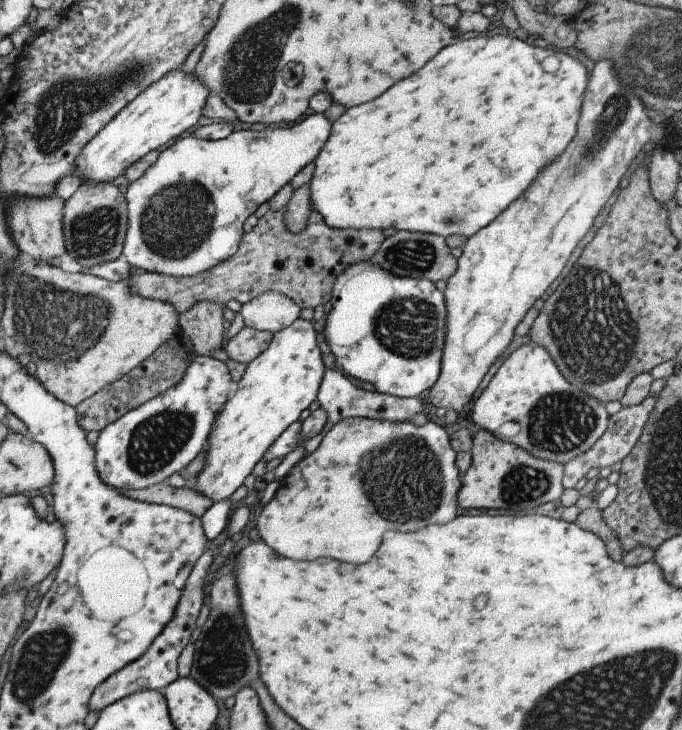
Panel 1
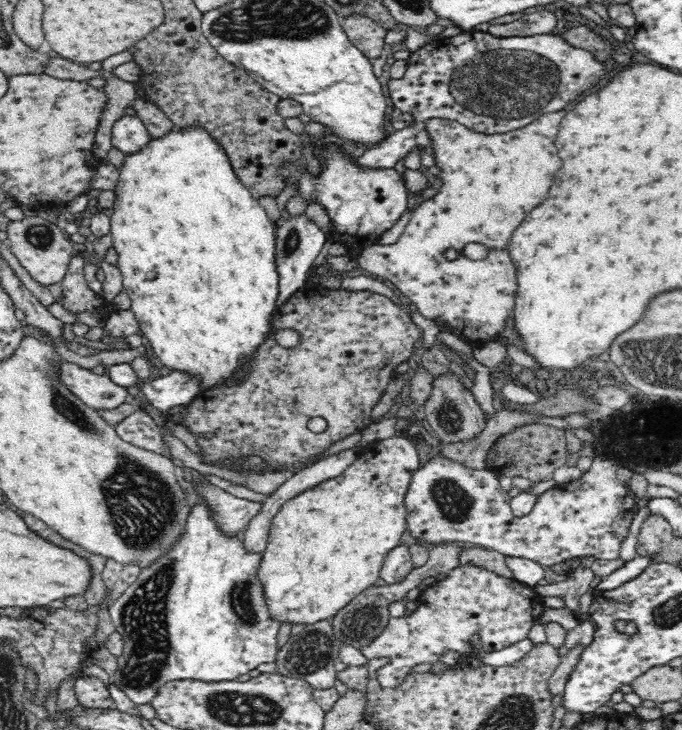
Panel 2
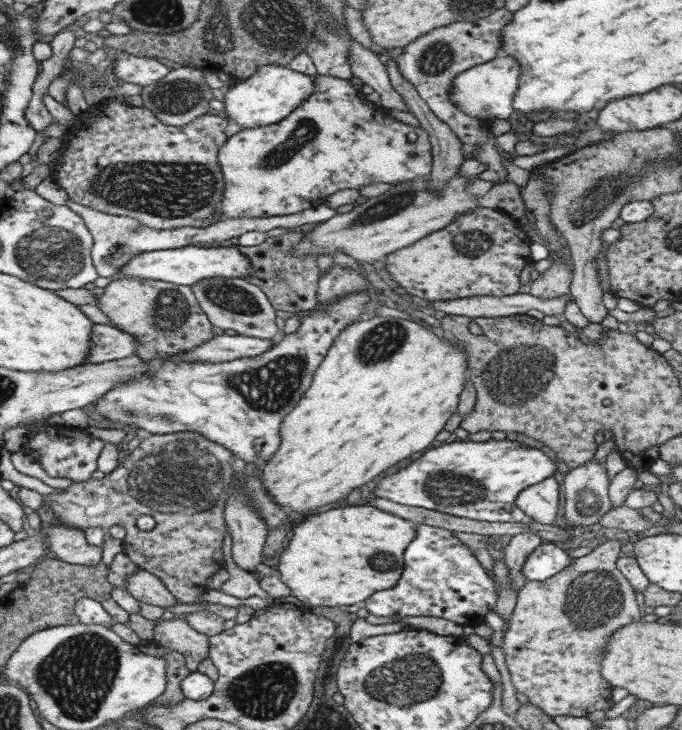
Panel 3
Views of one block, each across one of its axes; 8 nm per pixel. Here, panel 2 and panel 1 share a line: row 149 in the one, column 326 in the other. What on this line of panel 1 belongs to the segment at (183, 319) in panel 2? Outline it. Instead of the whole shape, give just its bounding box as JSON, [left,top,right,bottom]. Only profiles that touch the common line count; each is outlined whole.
[309,34,589,237]

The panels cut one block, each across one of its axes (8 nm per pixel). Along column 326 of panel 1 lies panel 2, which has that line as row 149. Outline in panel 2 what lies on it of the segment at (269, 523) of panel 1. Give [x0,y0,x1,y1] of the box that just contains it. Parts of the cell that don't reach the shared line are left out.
[357,109,564,348]

